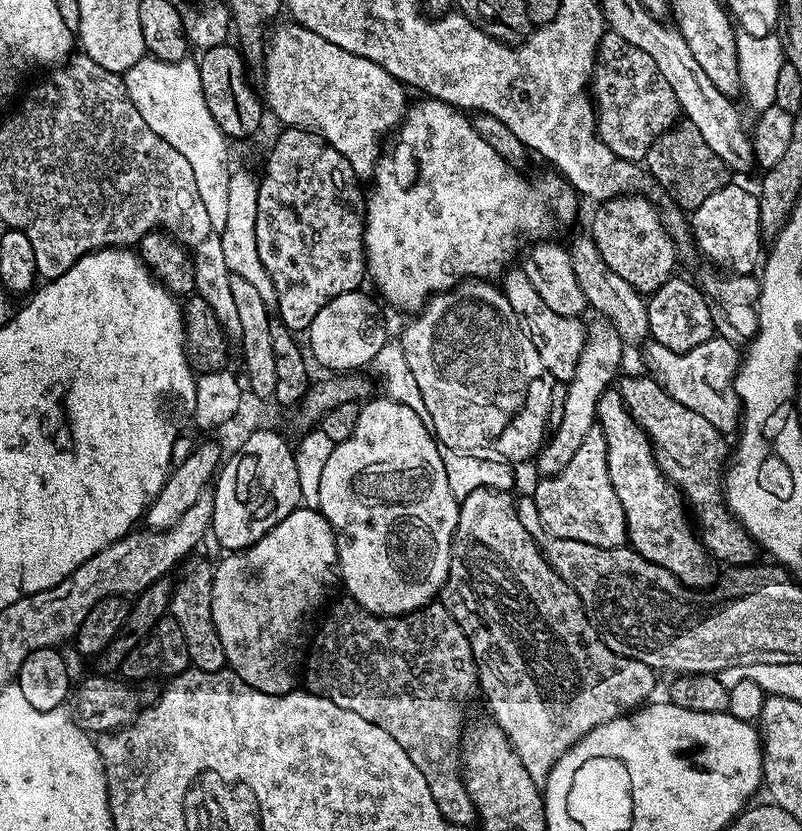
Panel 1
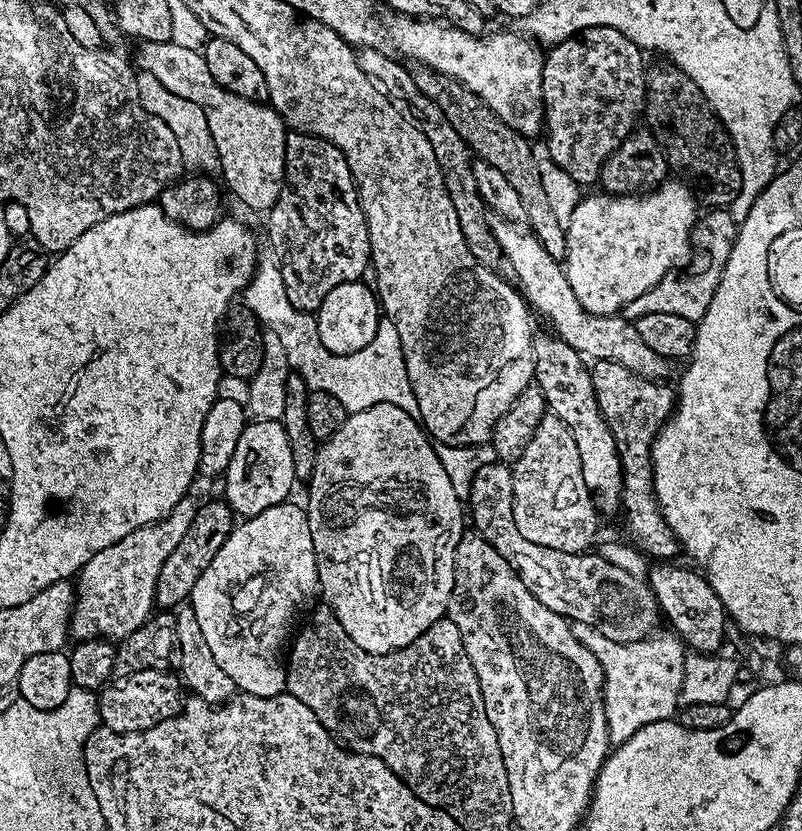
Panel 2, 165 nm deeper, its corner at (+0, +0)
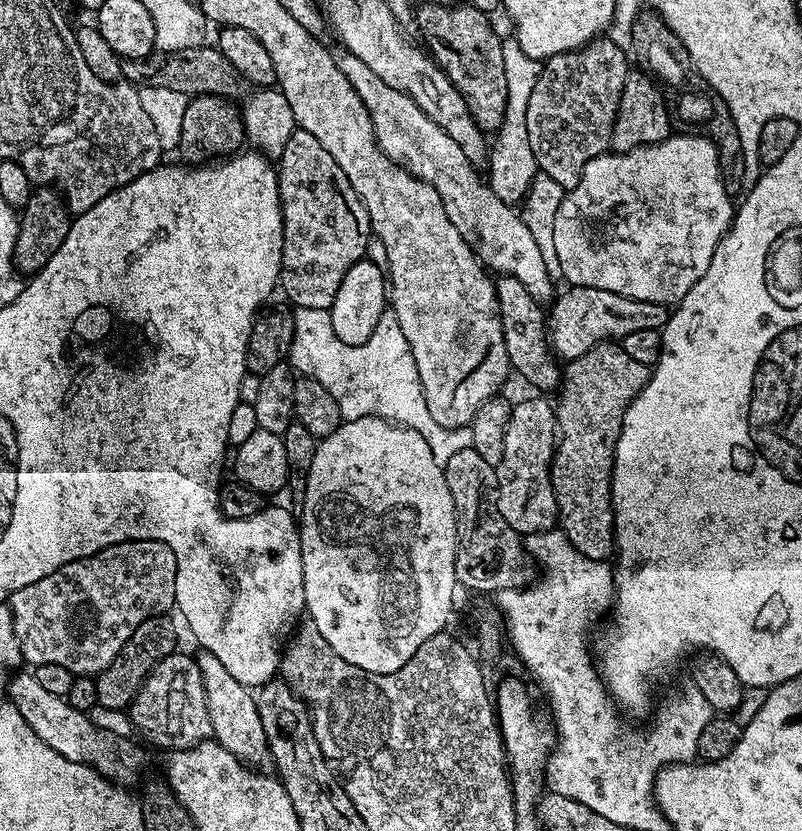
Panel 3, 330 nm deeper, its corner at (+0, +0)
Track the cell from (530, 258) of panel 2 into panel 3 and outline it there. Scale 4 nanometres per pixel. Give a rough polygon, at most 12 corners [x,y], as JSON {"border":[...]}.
{"border":[[338,60],[376,145],[425,180],[493,273],[554,282],[521,213],[366,62]]}

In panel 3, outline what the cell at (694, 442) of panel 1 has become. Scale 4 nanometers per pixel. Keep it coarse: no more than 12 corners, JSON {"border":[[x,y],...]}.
{"border":[[616,342],[562,368],[558,527],[614,552],[612,467],[649,365]]}

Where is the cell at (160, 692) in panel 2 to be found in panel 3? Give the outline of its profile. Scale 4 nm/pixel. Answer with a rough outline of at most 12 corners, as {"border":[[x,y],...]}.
{"border":[[171,652],[126,709],[163,750],[213,739],[195,655]]}

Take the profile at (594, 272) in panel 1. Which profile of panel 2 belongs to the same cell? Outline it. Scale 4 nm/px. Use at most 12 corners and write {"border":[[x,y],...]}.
{"border":[[411,69],[479,159],[522,198],[540,245],[558,261],[566,228],[546,198],[529,137],[462,82]]}

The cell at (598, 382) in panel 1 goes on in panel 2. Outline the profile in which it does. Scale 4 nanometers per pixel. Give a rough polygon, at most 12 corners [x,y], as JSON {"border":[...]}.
{"border":[[585,195],[566,278],[617,315],[687,261],[698,197]]}

